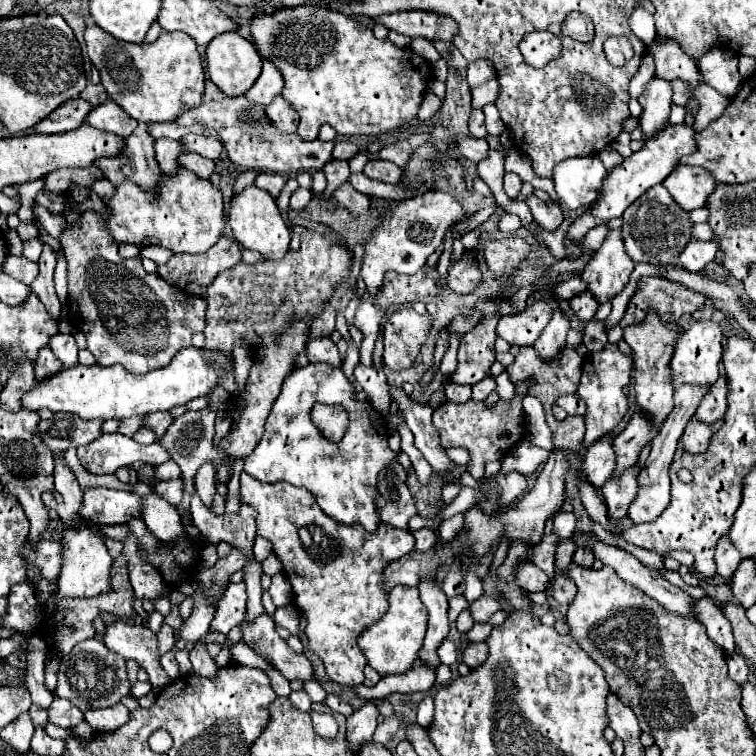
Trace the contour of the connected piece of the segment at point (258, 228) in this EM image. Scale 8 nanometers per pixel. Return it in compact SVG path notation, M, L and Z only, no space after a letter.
M255 185L245 187L245 191L241 191L239 195L235 195L229 203L229 217L227 223L233 229L233 237L237 239L237 243L245 249L253 249L259 251L265 259L283 259L285 253L289 251L289 241L291 241L291 233L287 223L283 221L281 211L277 209L275 199L267 193L257 189Z

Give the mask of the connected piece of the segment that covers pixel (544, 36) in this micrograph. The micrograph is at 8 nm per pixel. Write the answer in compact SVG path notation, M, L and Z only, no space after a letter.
M533 31L521 39L519 51L531 67L545 67L561 53L561 39L547 31Z

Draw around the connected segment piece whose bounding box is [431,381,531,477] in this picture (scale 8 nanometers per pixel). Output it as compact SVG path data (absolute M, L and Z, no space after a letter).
M531 381L515 385L515 397L511 401L497 401L493 407L485 403L477 403L473 399L465 403L451 403L445 401L433 411L433 425L439 431L440 442L445 449L449 447L463 447L469 451L469 473L473 477L485 477L485 463L499 461L509 453L519 439L525 437L525 411L523 411L523 397L527 395Z

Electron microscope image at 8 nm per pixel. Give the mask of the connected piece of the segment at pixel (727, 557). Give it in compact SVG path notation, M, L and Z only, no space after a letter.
M723 535L719 539L717 549L715 549L715 561L717 561L717 573L729 581L741 561L741 553L737 551L737 547L733 547L729 535Z

